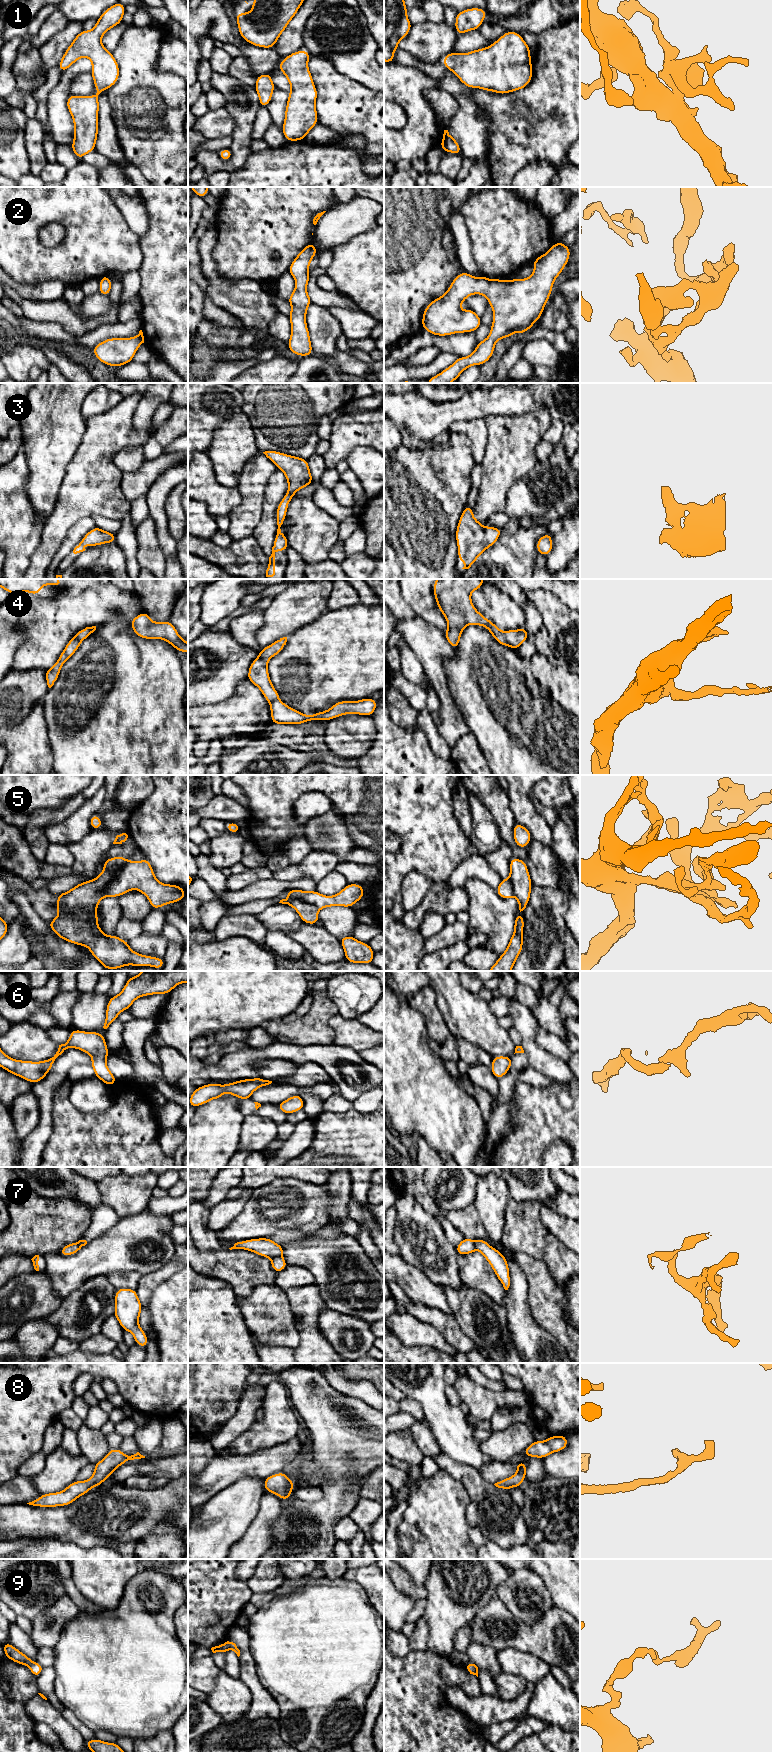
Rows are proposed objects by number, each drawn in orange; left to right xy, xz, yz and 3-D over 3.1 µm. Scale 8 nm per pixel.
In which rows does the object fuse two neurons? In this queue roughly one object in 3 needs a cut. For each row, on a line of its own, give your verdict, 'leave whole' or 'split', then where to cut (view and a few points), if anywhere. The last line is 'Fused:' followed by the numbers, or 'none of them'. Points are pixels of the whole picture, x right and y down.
1: leave whole; no cut
2: leave whole; no cut
3: leave whole; no cut
4: split; cut in yz along (503, 632), (509, 645)
5: leave whole; no cut
6: split; cut in xy along (49, 1059), (53, 1062)
7: leave whole; no cut
8: leave whole; no cut
9: leave whole; no cut
Fused: 4, 6

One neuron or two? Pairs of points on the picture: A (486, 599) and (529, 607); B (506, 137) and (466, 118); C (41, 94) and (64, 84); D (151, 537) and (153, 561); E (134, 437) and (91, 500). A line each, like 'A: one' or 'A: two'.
A: two
B: two
C: two
D: one
E: one

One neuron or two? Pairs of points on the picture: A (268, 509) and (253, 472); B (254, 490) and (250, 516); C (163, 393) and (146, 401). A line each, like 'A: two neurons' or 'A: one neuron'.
A: two neurons
B: one neuron
C: one neuron

